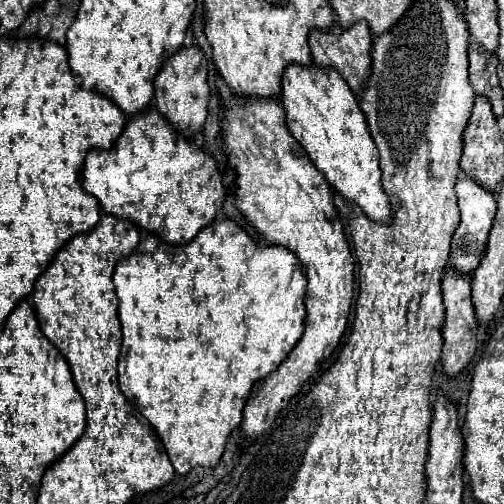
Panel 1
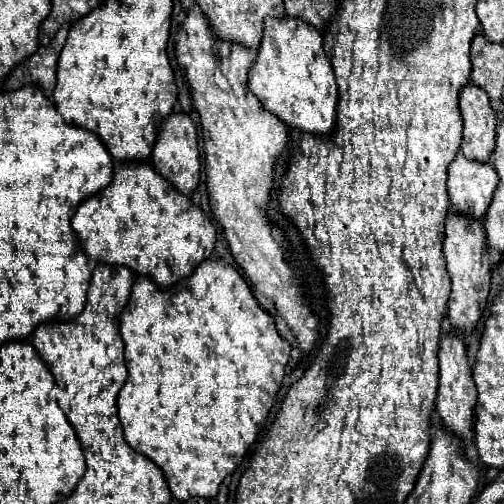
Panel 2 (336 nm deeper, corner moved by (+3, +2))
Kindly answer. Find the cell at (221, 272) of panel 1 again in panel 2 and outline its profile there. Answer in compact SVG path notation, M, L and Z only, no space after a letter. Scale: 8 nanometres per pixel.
M206 259L204 263L200 263L200 267L196 267L192 277L182 279L182 283L172 285L170 289L160 289L156 287L156 283L150 283L148 277L138 277L132 287L130 301L120 315L120 331L124 339L128 379L122 391L118 393L118 417L124 429L126 443L136 453L146 455L150 461L154 461L162 469L166 483L178 501L188 501L192 497L216 497L220 483L226 479L226 475L234 473L234 469L244 461L250 445L256 441L260 429L266 425L266 417L270 415L270 409L276 403L276 395L282 385L286 365L290 361L290 351L292 351L290 343L278 335L274 319L256 303L244 277L226 261L214 261L214 259Z

